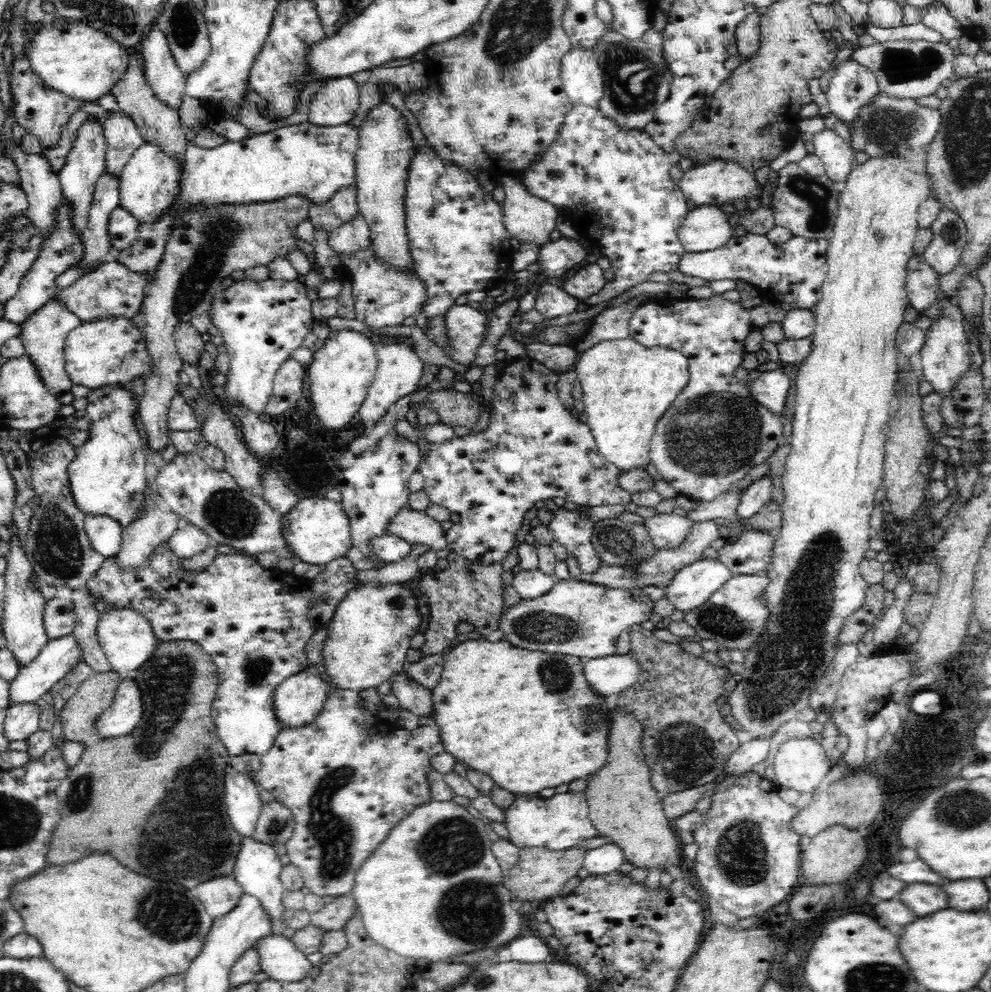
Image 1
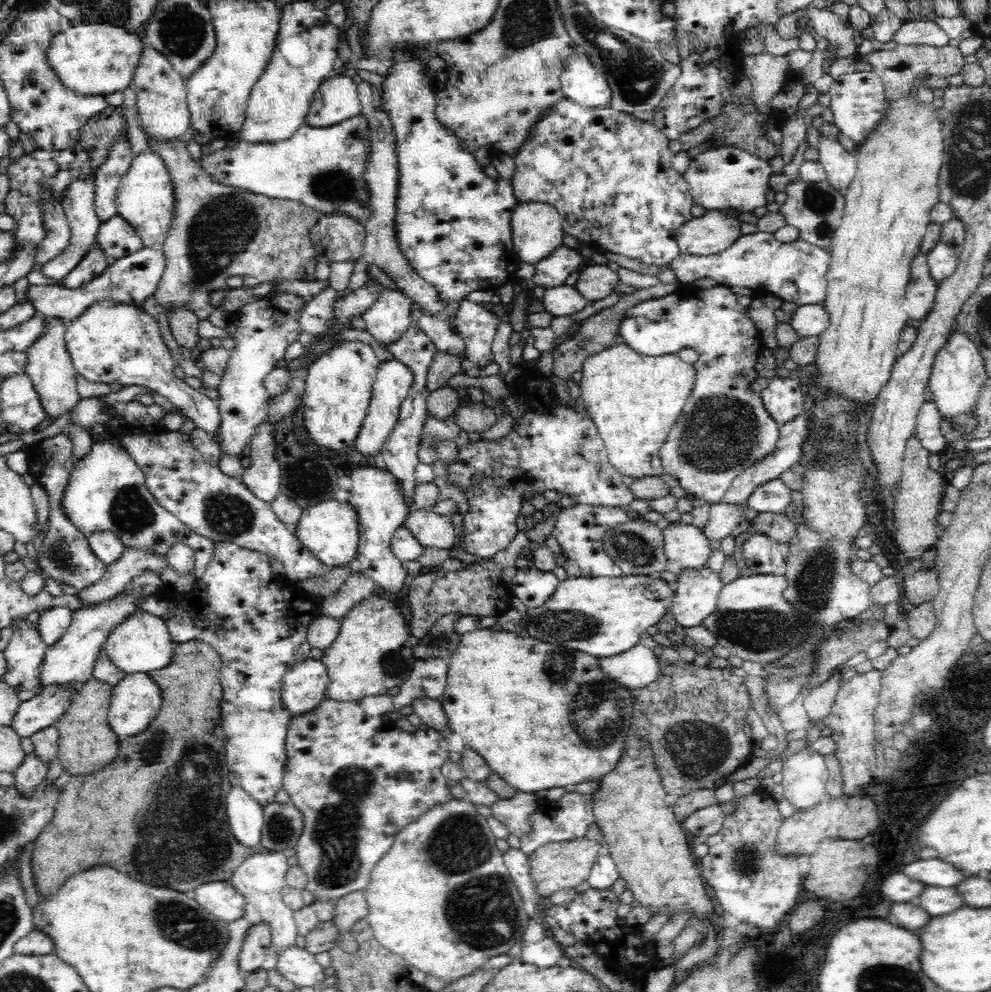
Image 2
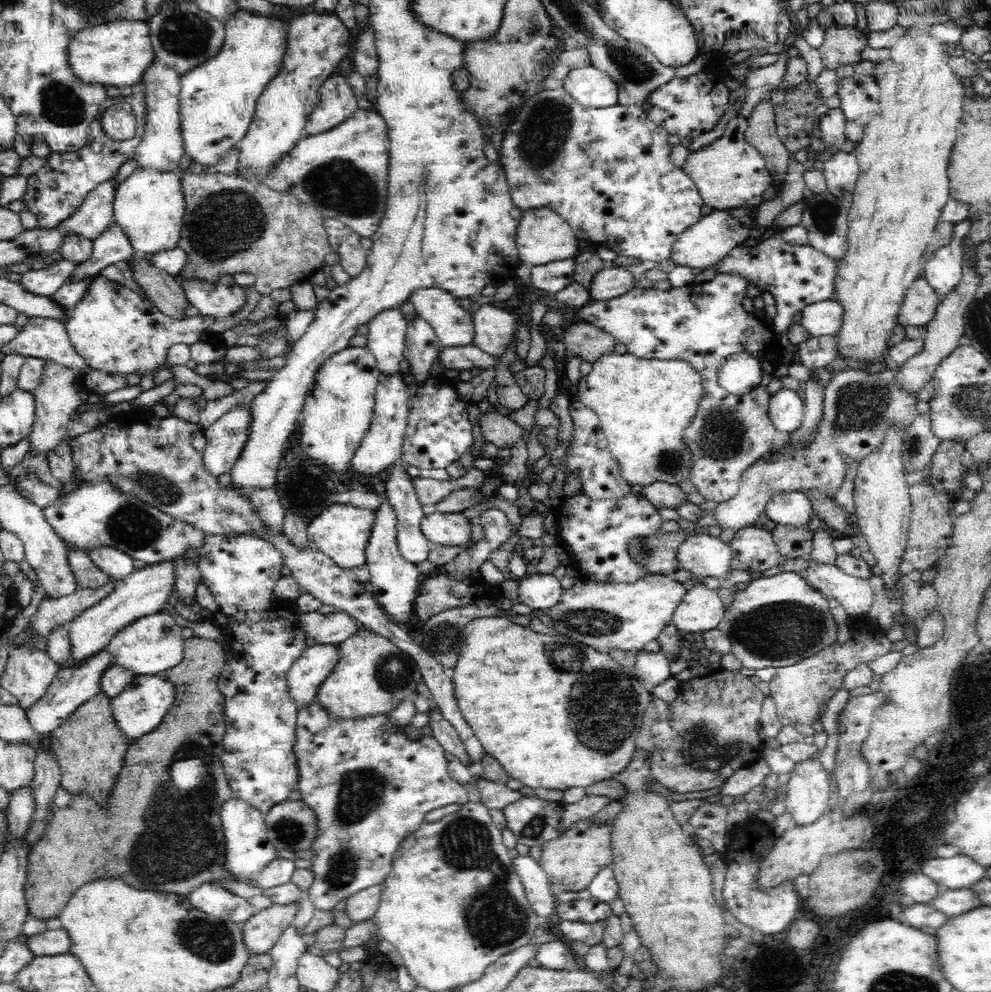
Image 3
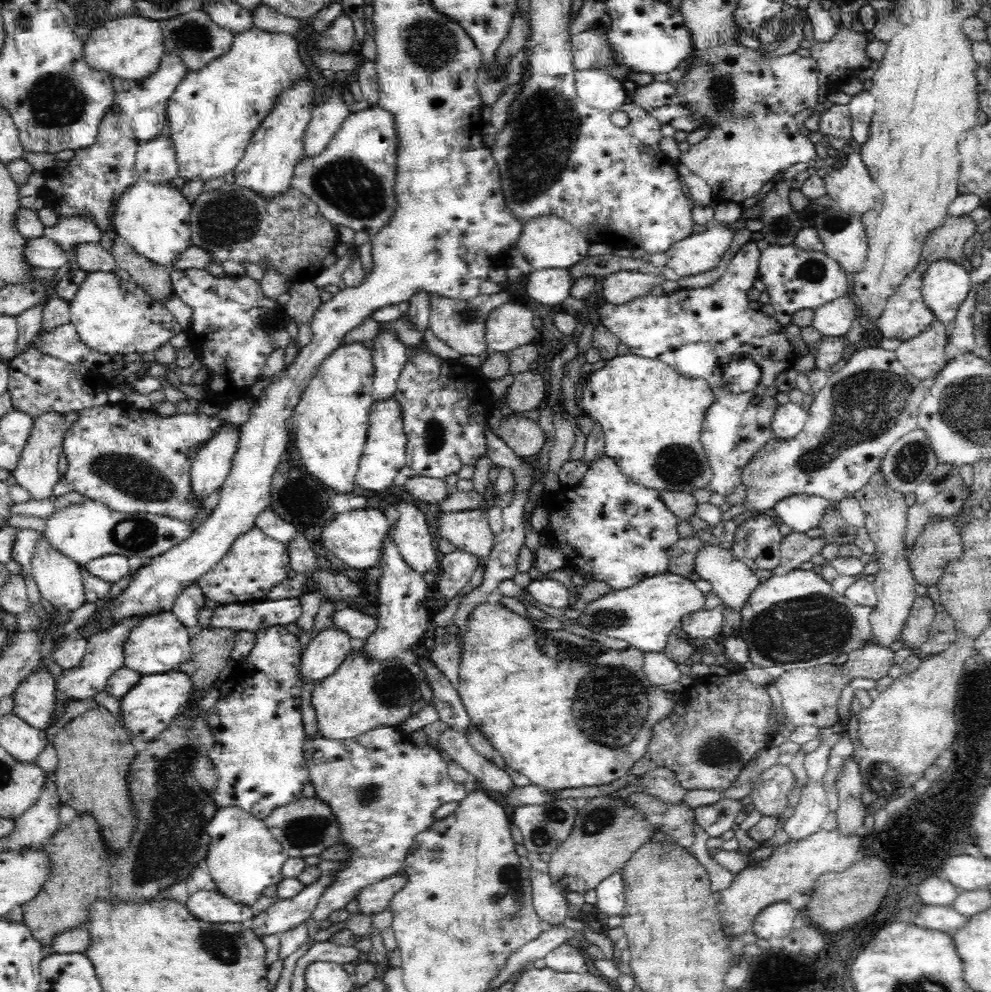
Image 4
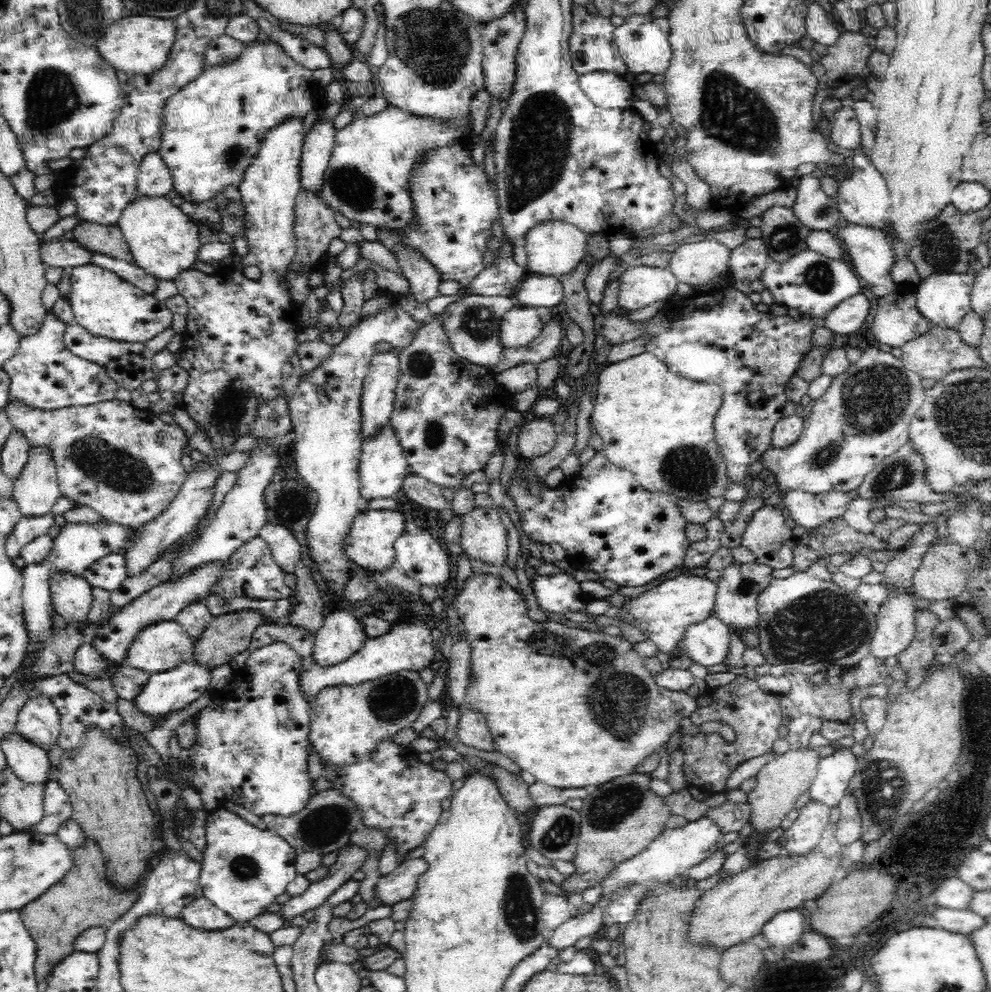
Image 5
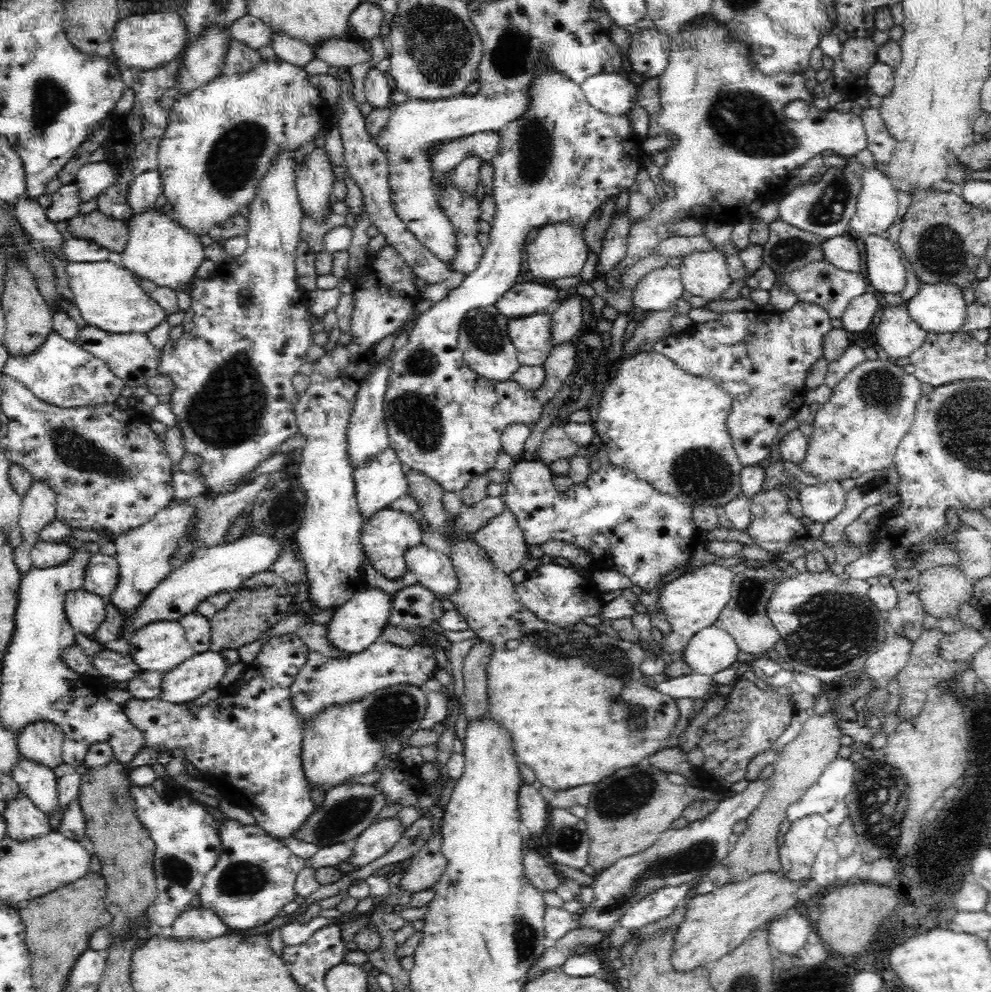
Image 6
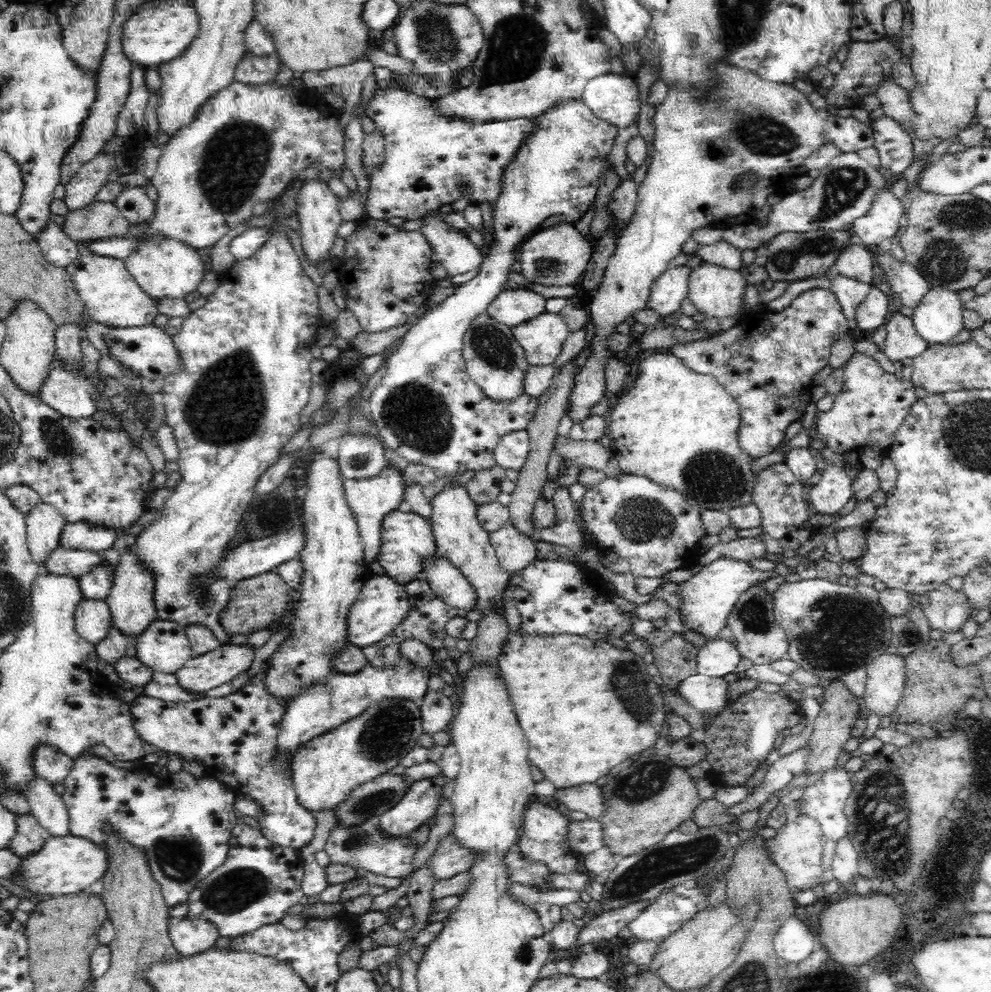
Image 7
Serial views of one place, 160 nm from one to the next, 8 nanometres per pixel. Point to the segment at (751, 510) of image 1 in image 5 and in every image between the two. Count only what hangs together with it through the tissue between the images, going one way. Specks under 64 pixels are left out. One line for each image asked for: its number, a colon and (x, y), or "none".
2: (773, 496)
3: (785, 508)
4: (801, 512)
5: (809, 510)

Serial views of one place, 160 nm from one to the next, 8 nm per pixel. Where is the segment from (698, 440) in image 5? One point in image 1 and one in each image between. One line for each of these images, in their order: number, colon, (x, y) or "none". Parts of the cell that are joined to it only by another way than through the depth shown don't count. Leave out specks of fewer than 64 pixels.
1: (626, 388)
2: (634, 400)
3: (644, 405)
4: (651, 416)

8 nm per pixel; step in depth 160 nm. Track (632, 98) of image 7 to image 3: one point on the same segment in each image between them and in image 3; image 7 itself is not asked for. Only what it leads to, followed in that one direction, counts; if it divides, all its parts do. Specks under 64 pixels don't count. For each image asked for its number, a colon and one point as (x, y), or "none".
3: (592, 88)
4: (597, 88)
5: (607, 90)
6: (614, 94)

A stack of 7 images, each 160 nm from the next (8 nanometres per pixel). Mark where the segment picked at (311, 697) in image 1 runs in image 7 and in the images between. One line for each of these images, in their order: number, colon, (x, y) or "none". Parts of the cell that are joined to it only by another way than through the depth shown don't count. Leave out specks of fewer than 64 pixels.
2: (304, 686)
3: (306, 675)
4: (328, 649)
5: (341, 635)
6: (357, 624)
7: (383, 603)

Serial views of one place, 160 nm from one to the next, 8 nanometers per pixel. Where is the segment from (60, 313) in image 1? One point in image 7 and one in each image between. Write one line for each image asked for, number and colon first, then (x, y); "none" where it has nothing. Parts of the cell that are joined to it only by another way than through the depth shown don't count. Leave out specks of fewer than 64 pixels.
2: (49, 365)
3: (56, 398)
4: (37, 470)
5: (36, 490)
6: (38, 509)
7: (44, 523)

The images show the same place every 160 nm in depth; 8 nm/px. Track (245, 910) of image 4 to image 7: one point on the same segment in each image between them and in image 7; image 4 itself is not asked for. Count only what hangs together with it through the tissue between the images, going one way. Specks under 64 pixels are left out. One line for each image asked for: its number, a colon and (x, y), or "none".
5: (201, 914)
6: (199, 923)
7: (189, 936)

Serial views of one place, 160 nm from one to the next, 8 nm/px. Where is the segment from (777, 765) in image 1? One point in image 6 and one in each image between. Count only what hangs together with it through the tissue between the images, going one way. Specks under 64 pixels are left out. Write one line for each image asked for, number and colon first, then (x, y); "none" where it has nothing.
2: (805, 774)
3: (808, 788)
4: (812, 808)
5: (803, 836)
6: (805, 837)

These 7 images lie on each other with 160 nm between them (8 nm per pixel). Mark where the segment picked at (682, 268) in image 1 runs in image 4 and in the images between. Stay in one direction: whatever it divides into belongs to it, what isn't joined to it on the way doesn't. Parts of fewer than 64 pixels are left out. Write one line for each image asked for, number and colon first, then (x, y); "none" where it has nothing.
2: (796, 272)
3: (797, 276)
4: (795, 279)

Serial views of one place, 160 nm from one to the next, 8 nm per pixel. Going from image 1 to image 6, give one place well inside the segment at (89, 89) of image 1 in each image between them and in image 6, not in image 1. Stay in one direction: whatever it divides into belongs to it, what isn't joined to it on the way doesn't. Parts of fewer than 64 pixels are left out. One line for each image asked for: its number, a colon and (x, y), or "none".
2: (91, 59)
3: (117, 54)
4: (132, 48)
5: (140, 44)
6: (149, 41)

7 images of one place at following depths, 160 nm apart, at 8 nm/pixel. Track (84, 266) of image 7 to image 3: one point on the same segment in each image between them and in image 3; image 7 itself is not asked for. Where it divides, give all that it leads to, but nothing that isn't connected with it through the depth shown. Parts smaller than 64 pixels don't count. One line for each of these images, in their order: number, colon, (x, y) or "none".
3: (118, 331)
4: (112, 316)
5: (103, 303)
6: (108, 296)

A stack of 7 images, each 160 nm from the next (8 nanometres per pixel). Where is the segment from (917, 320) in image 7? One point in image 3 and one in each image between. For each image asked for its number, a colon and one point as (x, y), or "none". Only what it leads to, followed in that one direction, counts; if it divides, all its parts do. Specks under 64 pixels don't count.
3: (943, 271)
4: (946, 284)
5: (944, 298)
6: (940, 308)

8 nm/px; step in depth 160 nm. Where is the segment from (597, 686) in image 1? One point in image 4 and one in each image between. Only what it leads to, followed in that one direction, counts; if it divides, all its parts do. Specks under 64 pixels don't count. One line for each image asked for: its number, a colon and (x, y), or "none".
2: (637, 667)
3: (652, 669)
4: (661, 671)

